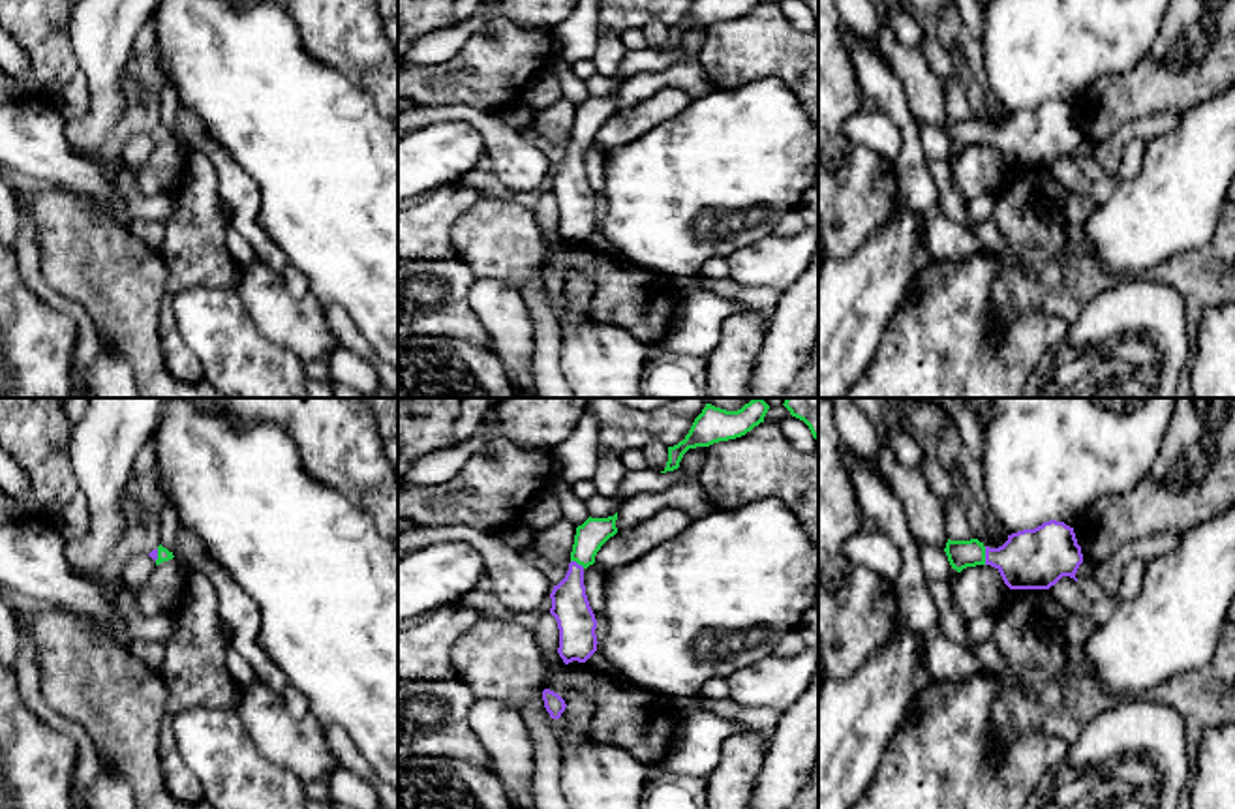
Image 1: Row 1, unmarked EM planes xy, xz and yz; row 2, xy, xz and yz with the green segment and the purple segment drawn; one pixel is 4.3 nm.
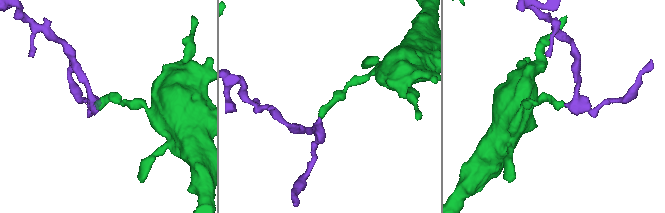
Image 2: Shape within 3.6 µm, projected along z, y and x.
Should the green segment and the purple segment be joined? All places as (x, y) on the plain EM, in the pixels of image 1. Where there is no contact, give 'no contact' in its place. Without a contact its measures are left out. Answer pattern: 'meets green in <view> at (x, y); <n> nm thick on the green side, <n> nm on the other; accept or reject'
meets green in yz at (984, 136); 120 nm thick on the green side, 260 nm on the other; accept

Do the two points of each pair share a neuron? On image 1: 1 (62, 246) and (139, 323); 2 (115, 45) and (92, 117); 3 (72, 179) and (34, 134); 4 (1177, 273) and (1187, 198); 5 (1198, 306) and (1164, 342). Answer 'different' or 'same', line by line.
1: same
2: same
3: same
4: different
5: different

